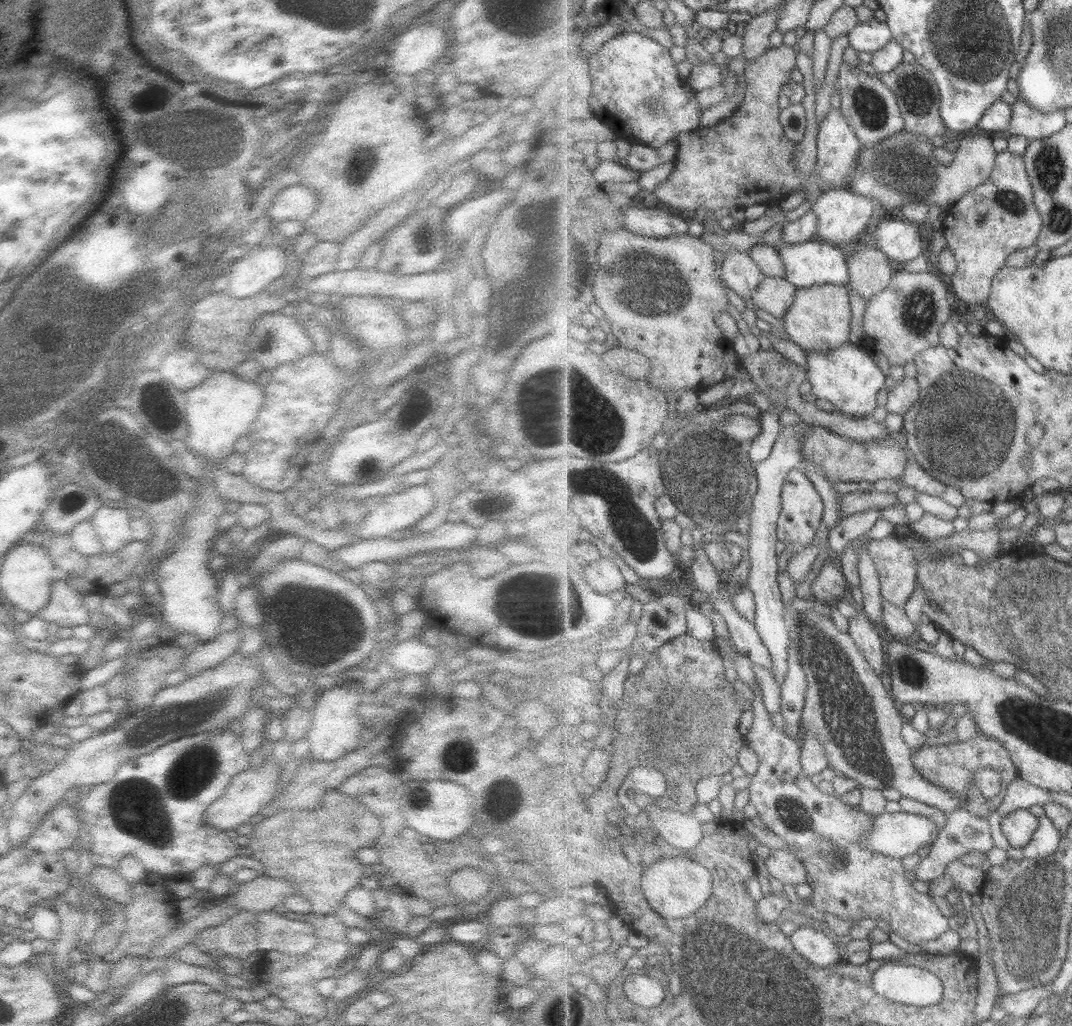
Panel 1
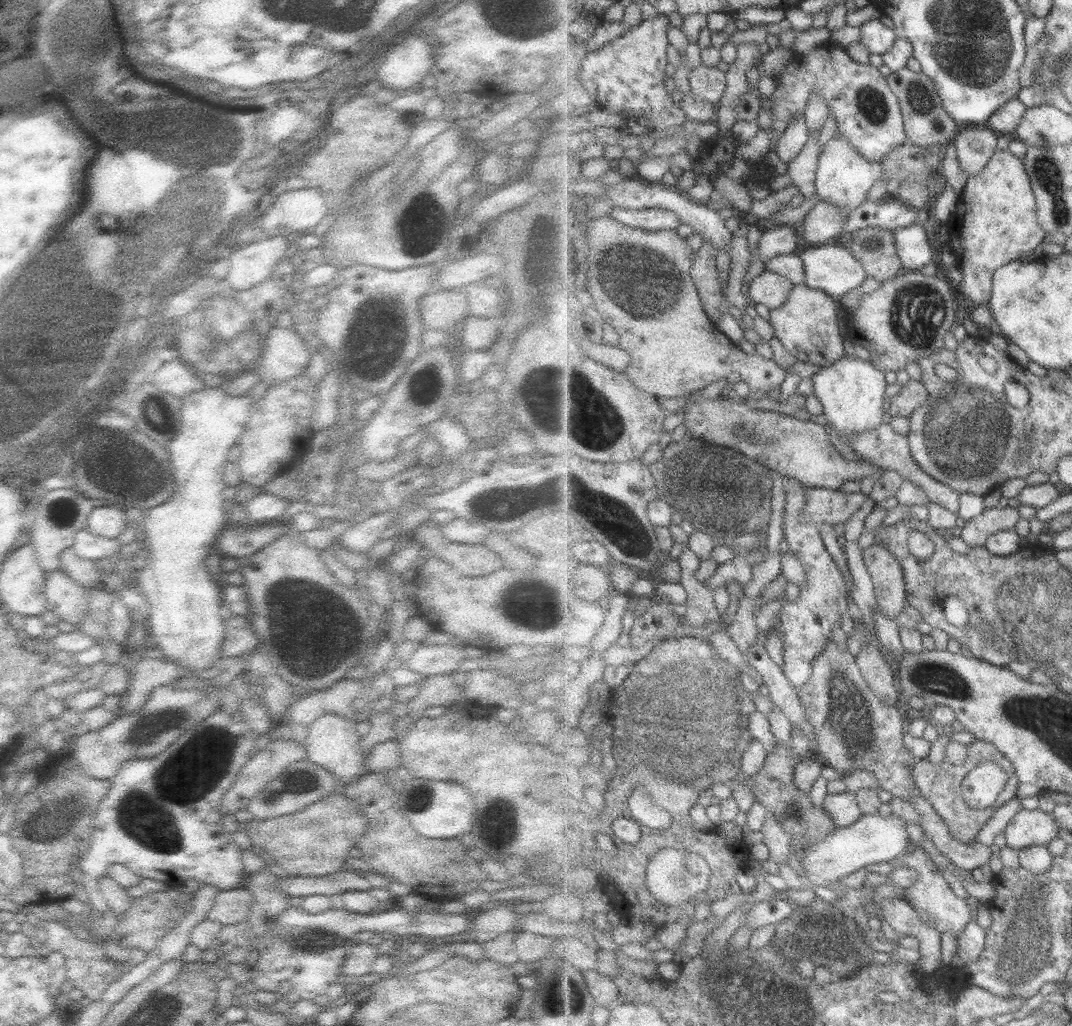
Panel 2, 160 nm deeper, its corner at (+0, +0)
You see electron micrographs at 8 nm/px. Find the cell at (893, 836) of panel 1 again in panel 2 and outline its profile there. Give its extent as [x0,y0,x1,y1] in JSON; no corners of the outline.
[799,813,909,890]

